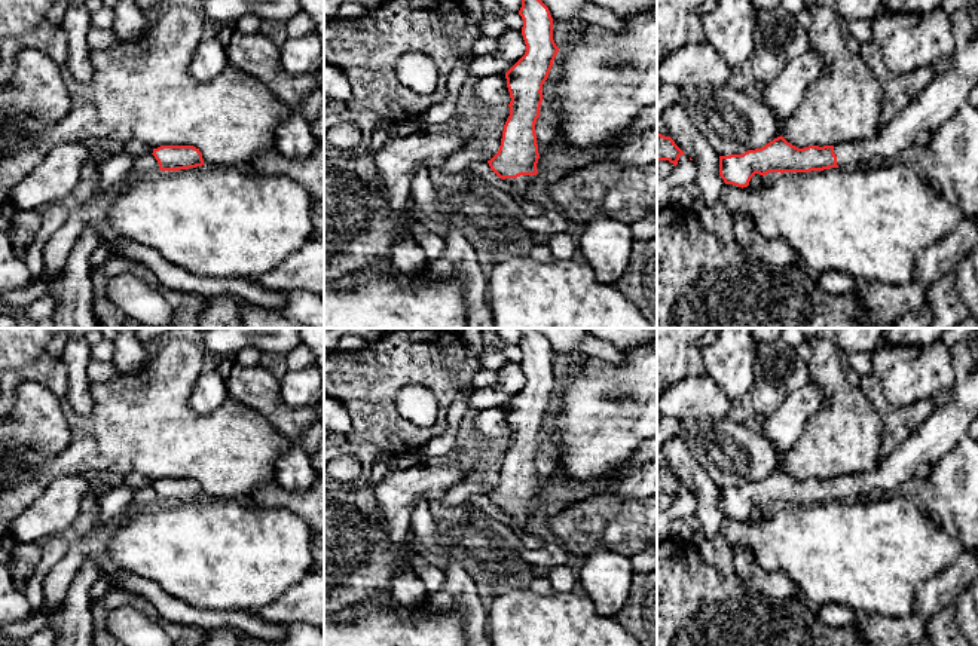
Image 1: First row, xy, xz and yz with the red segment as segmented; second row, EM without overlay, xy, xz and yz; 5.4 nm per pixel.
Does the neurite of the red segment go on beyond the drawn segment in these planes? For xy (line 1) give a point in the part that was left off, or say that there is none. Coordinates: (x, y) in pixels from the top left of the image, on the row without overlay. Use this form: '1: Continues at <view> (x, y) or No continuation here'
1: No continuation here

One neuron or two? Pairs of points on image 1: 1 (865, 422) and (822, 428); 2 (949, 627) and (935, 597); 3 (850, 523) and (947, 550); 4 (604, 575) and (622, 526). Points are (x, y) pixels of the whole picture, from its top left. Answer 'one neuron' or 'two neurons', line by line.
1: one neuron
2: two neurons
3: one neuron
4: two neurons

